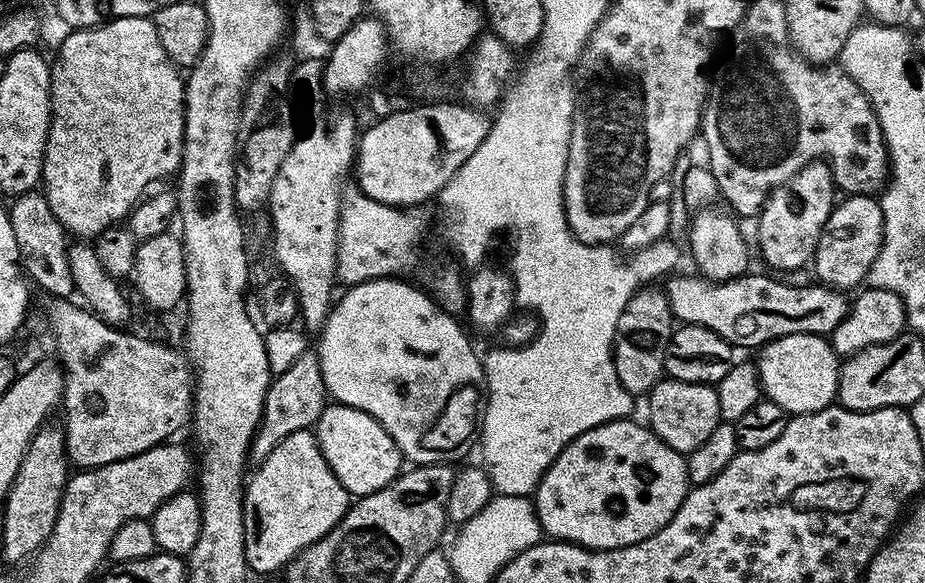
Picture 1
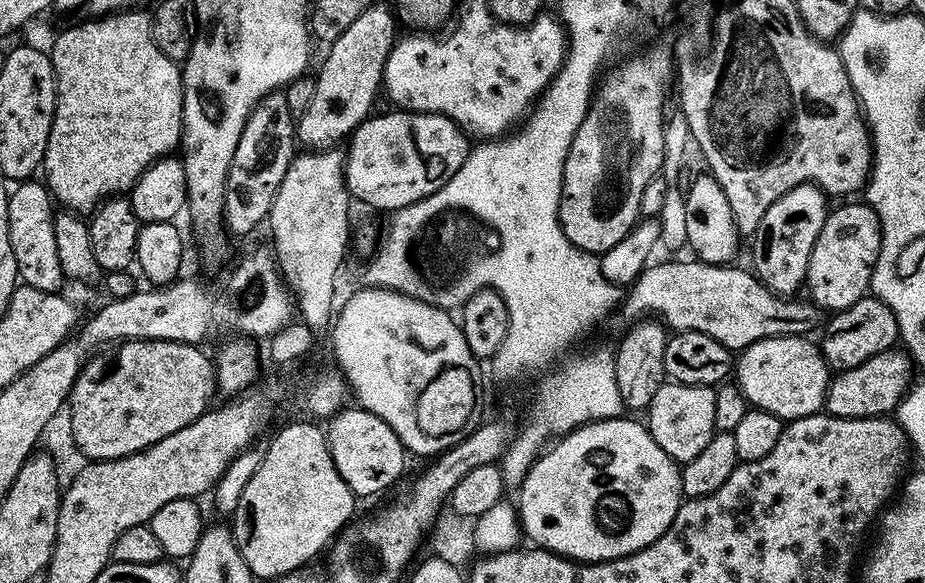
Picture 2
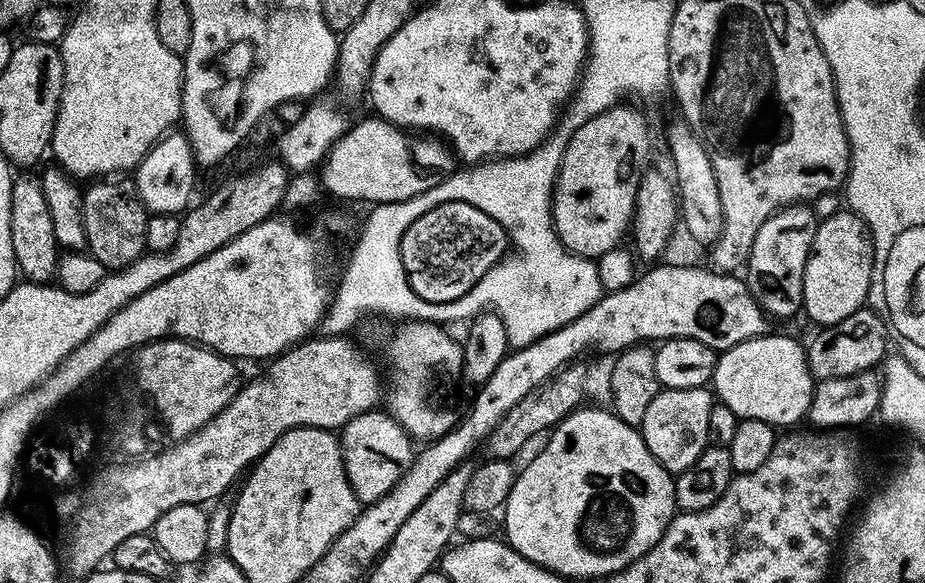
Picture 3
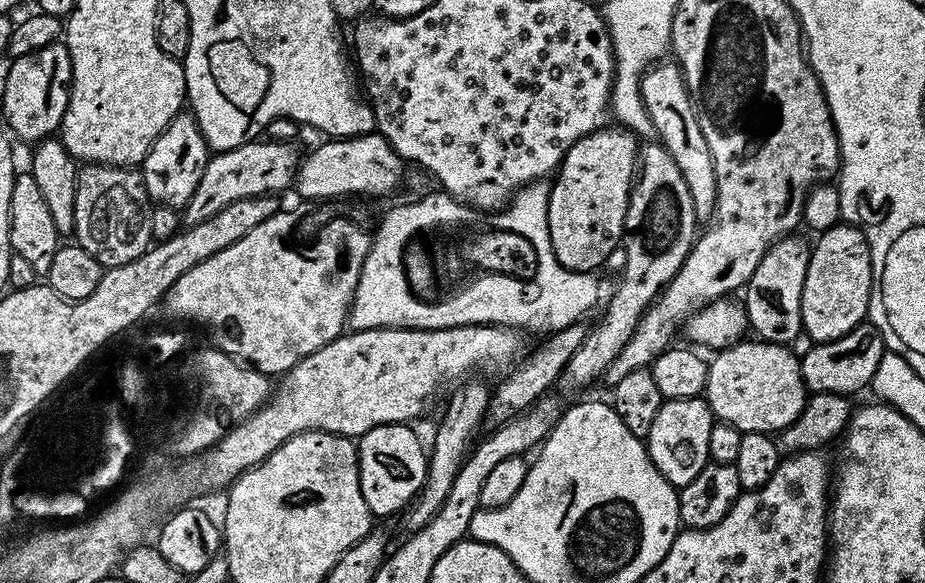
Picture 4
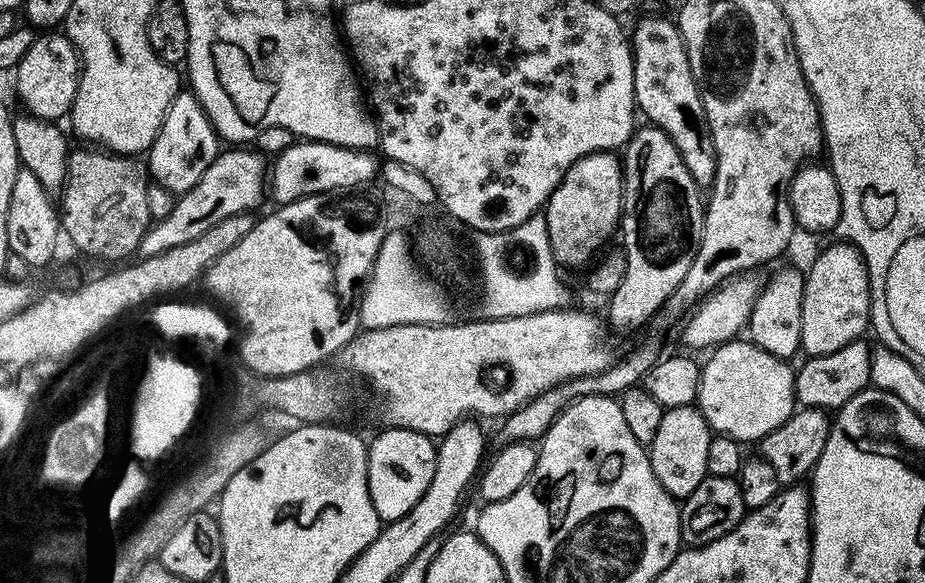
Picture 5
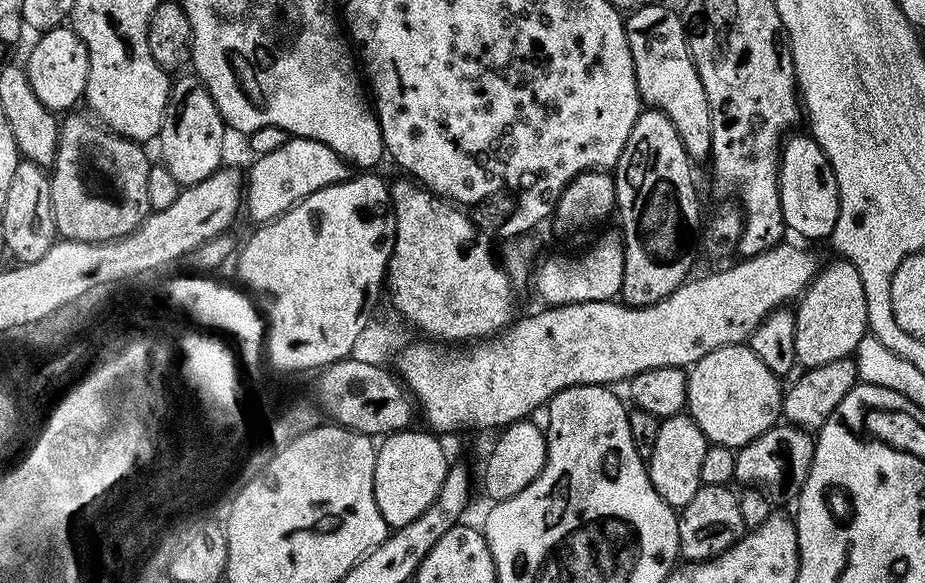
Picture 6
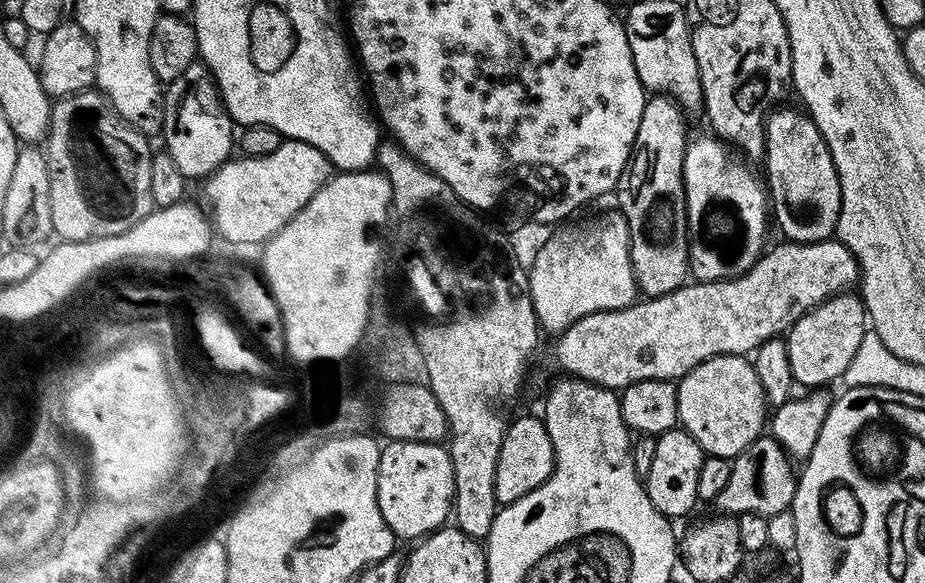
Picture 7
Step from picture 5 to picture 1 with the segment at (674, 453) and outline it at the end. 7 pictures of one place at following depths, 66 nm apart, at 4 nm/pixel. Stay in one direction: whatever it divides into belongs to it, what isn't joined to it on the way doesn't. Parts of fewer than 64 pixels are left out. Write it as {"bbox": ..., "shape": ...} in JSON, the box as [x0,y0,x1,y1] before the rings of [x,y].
{"bbox":[647,378,722,454],"shape":[[[662,378],[647,393],[648,420],[647,423],[659,440],[666,442],[676,452],[685,454],[698,450],[710,434],[722,423],[718,410],[718,394],[710,384],[695,384],[682,382],[671,378]]]}

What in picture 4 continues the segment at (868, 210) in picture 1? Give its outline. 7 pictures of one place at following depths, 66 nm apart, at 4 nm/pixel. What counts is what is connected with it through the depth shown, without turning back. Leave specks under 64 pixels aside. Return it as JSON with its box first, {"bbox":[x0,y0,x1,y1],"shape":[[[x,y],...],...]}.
{"bbox":[802,222,872,344],"shape":[[[843,222],[819,233],[815,239],[816,245],[811,245],[808,254],[806,282],[802,282],[802,332],[805,337],[809,336],[809,341],[825,344],[850,334],[850,330],[865,323],[872,293],[872,251],[864,237],[864,229]]]}

